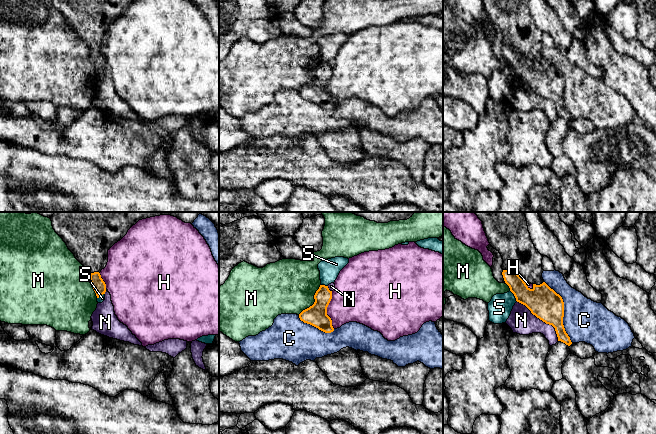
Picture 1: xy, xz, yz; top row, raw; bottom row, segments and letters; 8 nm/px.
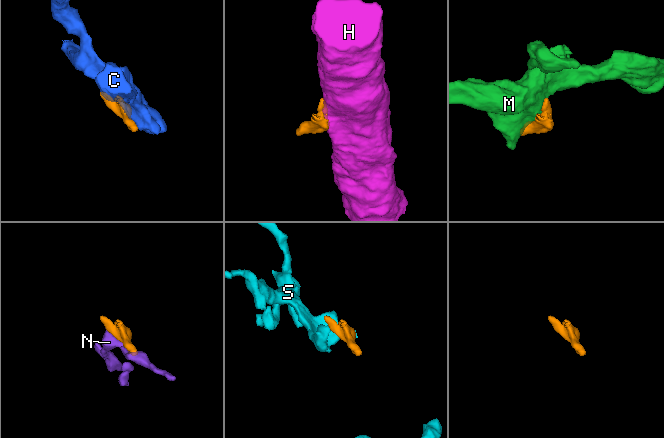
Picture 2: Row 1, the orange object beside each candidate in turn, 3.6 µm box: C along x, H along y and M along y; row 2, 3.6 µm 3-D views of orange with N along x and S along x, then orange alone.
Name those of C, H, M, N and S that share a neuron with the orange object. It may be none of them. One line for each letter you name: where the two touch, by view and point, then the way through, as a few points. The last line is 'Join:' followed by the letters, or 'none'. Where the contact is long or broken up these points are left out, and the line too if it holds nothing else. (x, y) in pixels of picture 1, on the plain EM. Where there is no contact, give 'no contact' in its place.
Join: none

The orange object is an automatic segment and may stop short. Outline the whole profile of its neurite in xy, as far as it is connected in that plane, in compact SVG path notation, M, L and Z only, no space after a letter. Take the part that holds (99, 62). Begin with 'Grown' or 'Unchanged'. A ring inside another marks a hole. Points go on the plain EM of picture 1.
Grown. M52 0L75 34L88 45L97 74L106 68L100 48L108 38L108 26L135 0Z

